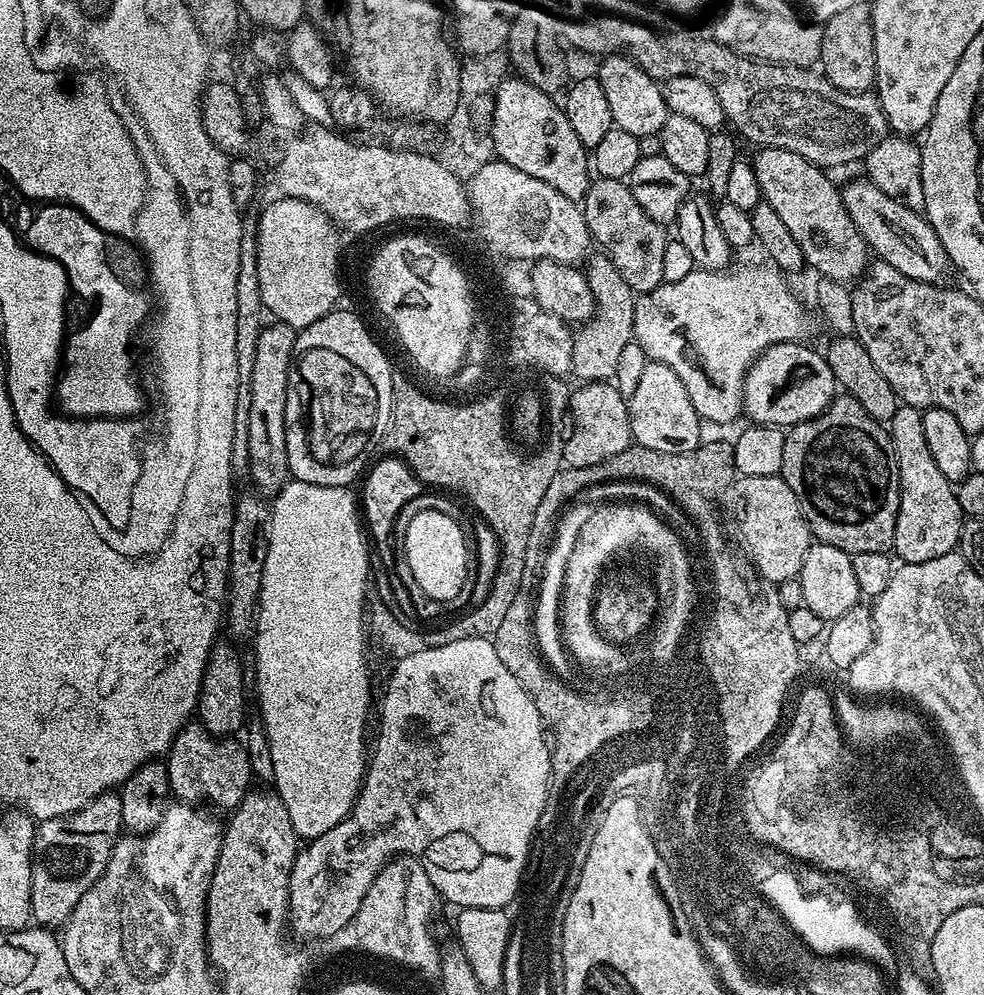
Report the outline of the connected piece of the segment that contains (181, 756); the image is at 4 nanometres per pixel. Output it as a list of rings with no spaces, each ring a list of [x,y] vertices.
[[[199,722],[185,724],[166,753],[168,787],[177,801],[234,810],[253,787],[248,751],[236,738],[211,736]]]

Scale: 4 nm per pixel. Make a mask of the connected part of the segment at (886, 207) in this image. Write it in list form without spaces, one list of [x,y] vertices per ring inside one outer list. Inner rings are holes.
[[[867,178],[852,180],[840,188],[840,197],[850,214],[850,218],[858,226],[858,234],[867,242],[869,249],[876,252],[881,261],[894,270],[901,272],[906,278],[912,278],[922,284],[943,285],[954,269],[948,261],[942,242],[938,242],[938,234],[921,213],[907,209],[902,202],[895,201],[884,194],[878,186]]]

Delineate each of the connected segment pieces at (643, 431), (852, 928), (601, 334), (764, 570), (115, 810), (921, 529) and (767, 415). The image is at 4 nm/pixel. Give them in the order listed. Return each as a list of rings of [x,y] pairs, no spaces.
[[[655,362],[646,366],[634,398],[628,400],[628,413],[632,439],[639,447],[662,454],[682,454],[696,451],[702,443],[700,415],[694,410],[694,402],[690,402],[690,394],[686,394],[686,386],[682,386],[682,378],[670,366]]]
[[[778,876],[767,883],[767,889],[770,893],[768,898],[774,898],[772,907],[777,912],[788,912],[785,921],[813,951],[824,955],[853,954],[873,964],[885,977],[897,975],[900,962],[896,960],[895,947],[890,946],[883,934],[863,919],[860,910],[852,912],[848,906],[807,898],[804,888],[792,880],[792,876]]]
[[[589,255],[582,271],[590,286],[590,294],[594,296],[596,313],[575,333],[571,371],[580,382],[608,382],[612,380],[614,369],[618,366],[622,349],[633,343],[632,331],[637,297],[630,290],[630,286],[626,286],[614,262],[610,262],[606,255]]]
[[[779,474],[768,477],[741,476],[732,495],[741,531],[756,556],[753,566],[759,579],[764,582],[769,580],[772,586],[797,579],[814,537],[802,514],[802,506],[798,498],[794,498],[794,490],[786,486],[784,477]]]
[[[116,790],[98,794],[98,798],[69,816],[59,820],[41,820],[35,825],[30,870],[30,906],[31,919],[37,925],[56,930],[65,924],[80,895],[103,874],[108,855],[112,852],[113,844],[120,839],[123,828],[122,802],[120,793]]]
[[[897,407],[894,418],[890,421],[890,435],[900,475],[900,505],[892,543],[895,555],[900,555],[899,559],[905,564],[917,564],[930,562],[930,558],[942,558],[942,554],[947,552],[957,551],[966,517],[958,506],[953,481],[948,480],[942,470],[938,470],[938,465],[934,463],[934,457],[926,446],[926,430],[922,430],[921,409]]]
[[[777,344],[769,348],[745,376],[743,415],[749,416],[753,425],[787,430],[794,424],[815,419],[837,395],[838,385],[827,359],[802,345]]]

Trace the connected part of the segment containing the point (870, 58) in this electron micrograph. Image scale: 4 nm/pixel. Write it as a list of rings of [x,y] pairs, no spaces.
[[[857,2],[838,10],[828,20],[823,21],[820,33],[819,67],[824,79],[838,90],[866,92],[876,83],[874,50],[872,49],[872,17],[867,3]]]

